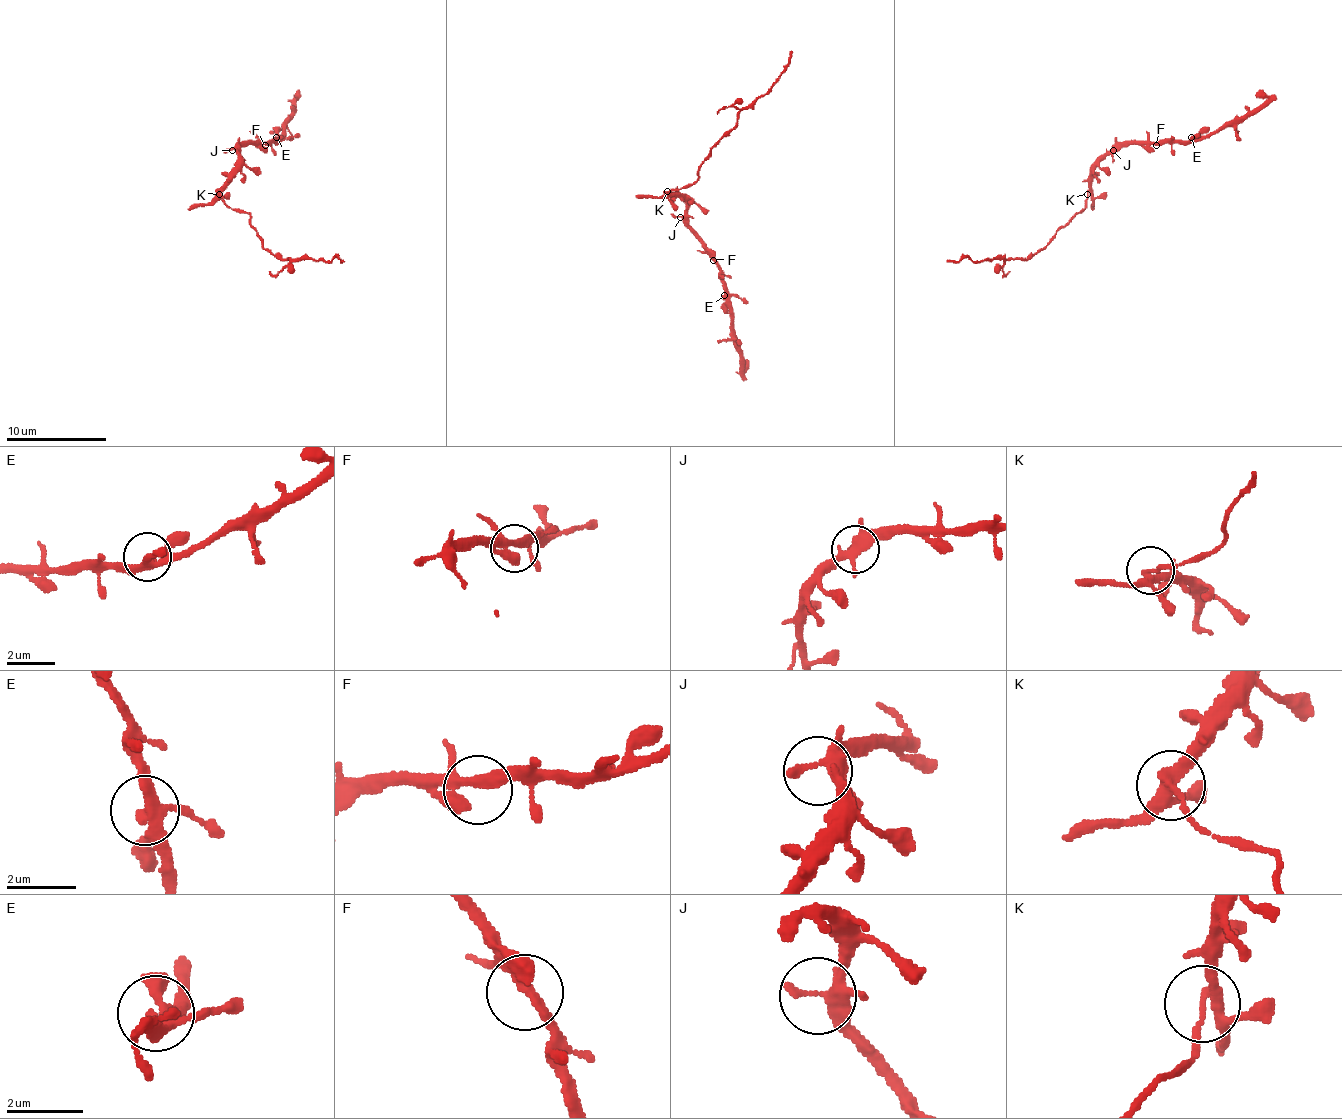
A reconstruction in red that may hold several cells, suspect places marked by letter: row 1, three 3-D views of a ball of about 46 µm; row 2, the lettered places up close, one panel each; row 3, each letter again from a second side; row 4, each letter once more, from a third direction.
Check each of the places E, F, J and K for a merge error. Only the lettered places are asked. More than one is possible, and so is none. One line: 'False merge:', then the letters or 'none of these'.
False merge: K

